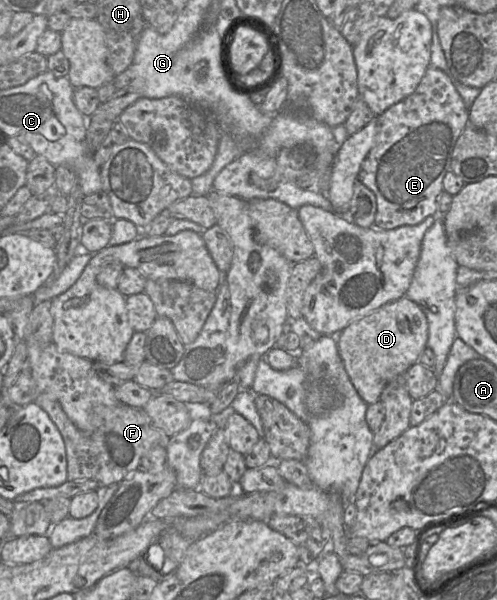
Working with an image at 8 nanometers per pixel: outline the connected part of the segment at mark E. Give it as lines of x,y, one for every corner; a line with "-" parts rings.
429,66
416,90
376,116
375,143
361,164
358,179
376,196
377,211
374,227
389,230
403,225
416,225
426,217
438,214
437,197
444,191
443,179
451,171
451,160
459,136
469,124
469,108
449,77
440,69

